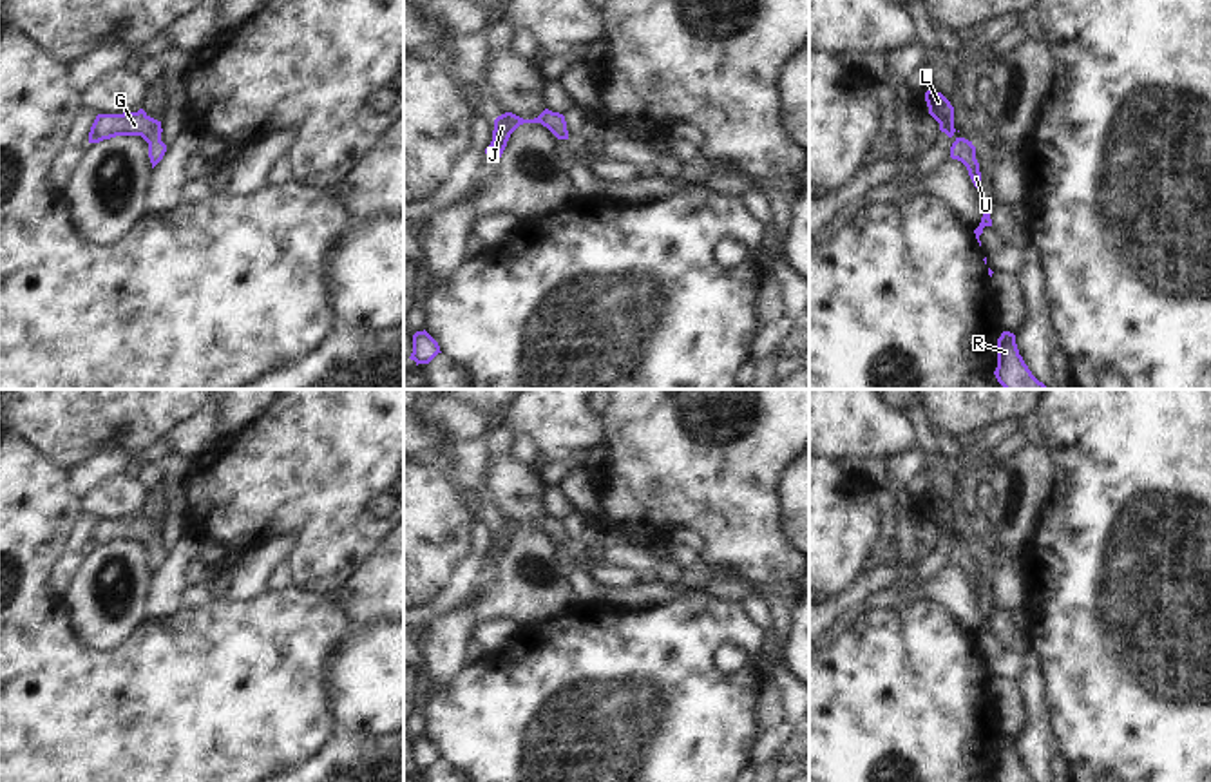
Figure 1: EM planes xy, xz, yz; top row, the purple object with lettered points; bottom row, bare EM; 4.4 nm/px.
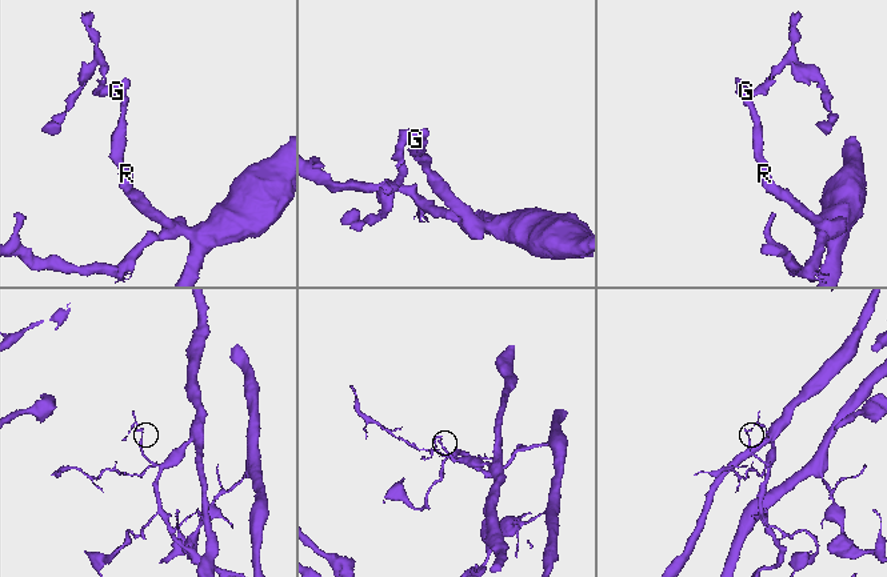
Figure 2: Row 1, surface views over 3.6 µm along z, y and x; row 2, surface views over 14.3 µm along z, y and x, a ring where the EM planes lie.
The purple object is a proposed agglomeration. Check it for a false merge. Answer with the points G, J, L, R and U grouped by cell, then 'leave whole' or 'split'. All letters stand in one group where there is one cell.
groups G J L R U; leave whole

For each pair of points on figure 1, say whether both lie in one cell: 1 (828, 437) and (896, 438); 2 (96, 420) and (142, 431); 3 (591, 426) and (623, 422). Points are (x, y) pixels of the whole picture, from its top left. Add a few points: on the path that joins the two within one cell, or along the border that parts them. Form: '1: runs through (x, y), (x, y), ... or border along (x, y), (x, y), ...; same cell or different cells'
1: runs through (844, 437), (880, 437); same cell
2: runs through (107, 420), (131, 420); same cell
3: border along (601, 417), (605, 444); different cells

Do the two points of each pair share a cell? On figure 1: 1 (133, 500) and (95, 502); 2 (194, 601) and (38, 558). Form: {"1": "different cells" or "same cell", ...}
{"1": "same cell", "2": "different cells"}

